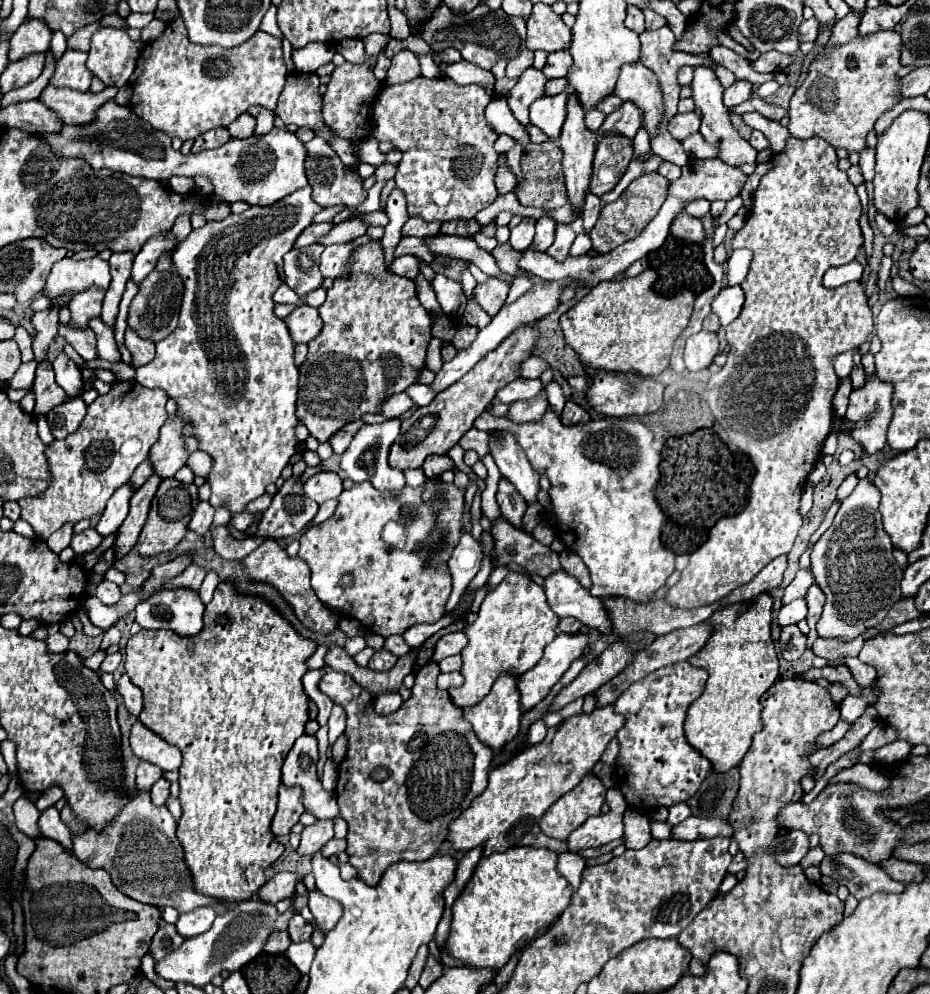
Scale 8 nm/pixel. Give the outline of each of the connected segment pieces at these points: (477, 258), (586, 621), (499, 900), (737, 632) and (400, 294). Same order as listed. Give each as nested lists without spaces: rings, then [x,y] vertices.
[[[427,235],[423,237],[429,251],[433,251],[435,255],[447,255],[447,257],[455,257],[455,259],[463,259],[463,261],[471,261],[475,263],[481,271],[485,271],[487,275],[493,277],[503,277],[503,273],[499,271],[499,267],[495,265],[495,259],[489,251],[481,249],[471,237],[455,237],[455,235]]]
[[[563,569],[545,577],[545,595],[549,607],[559,617],[575,617],[583,625],[597,629],[601,633],[611,631],[611,621],[605,615],[599,597],[593,597],[573,575]]]
[[[511,847],[503,853],[491,853],[489,857],[481,857],[473,879],[467,883],[463,893],[453,903],[453,921],[449,937],[445,939],[445,953],[453,959],[463,961],[469,967],[495,967],[501,969],[509,957],[527,945],[527,941],[543,927],[547,927],[555,917],[563,913],[563,909],[571,901],[569,883],[555,869],[557,853],[551,849],[535,849],[535,847]]]
[[[769,593],[721,607],[705,621],[713,627],[709,641],[689,659],[691,665],[707,669],[709,679],[701,697],[693,701],[687,711],[685,737],[697,751],[711,759],[715,771],[727,771],[739,765],[753,735],[763,727],[759,699],[779,675],[777,653],[771,639],[771,607],[773,597]]]
[[[379,241],[357,247],[349,259],[349,275],[333,279],[327,299],[319,307],[323,319],[321,333],[309,341],[307,361],[299,367],[297,419],[319,441],[327,441],[343,423],[359,419],[363,413],[377,413],[387,395],[405,391],[417,381],[417,371],[425,367],[425,351],[431,339],[431,315],[415,297],[415,283],[407,277],[395,277],[385,265],[385,249]]]

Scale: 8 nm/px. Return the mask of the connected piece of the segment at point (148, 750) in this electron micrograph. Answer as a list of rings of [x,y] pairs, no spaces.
[[[135,721],[131,729],[131,749],[141,761],[153,763],[163,771],[177,771],[181,767],[181,751],[147,729],[141,721]]]

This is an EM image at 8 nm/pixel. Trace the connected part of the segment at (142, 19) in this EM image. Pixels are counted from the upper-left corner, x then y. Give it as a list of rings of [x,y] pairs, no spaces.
[[[129,13],[129,17],[127,17],[125,21],[127,21],[127,27],[143,29],[151,19],[153,19],[153,15],[151,15],[151,13]]]

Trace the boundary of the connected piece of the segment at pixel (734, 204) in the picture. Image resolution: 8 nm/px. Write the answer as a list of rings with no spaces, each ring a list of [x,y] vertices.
[[[737,195],[732,199],[727,201],[727,207],[725,207],[725,213],[723,215],[719,215],[715,221],[717,221],[717,225],[723,225],[723,223],[727,223],[737,211],[739,211],[739,207],[743,206],[743,199],[741,199],[741,195]]]

